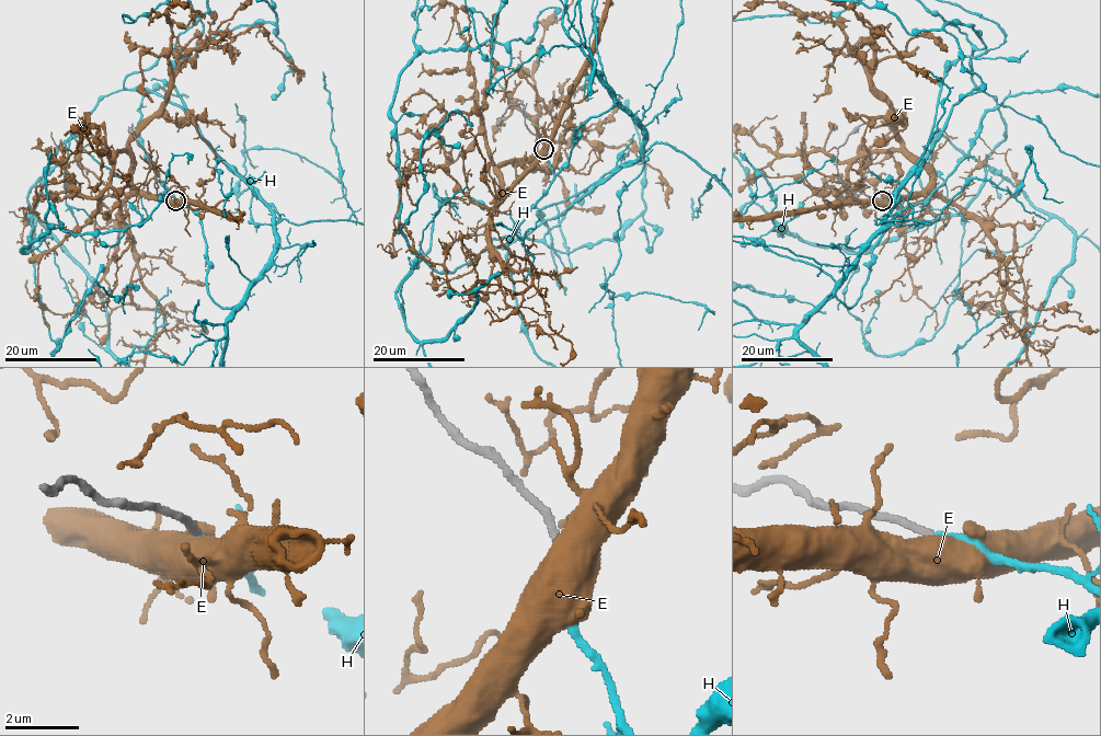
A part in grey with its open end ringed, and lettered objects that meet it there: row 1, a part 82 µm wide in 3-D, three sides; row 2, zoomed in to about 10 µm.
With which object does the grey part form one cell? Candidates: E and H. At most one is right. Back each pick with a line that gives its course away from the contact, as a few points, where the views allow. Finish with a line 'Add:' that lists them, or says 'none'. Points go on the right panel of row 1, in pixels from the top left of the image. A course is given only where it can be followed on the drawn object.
H: Its course: (881, 200), (906, 207), (847, 307), (835, 287), (879, 219), (944, 227), (1077, 331)
Add: H

